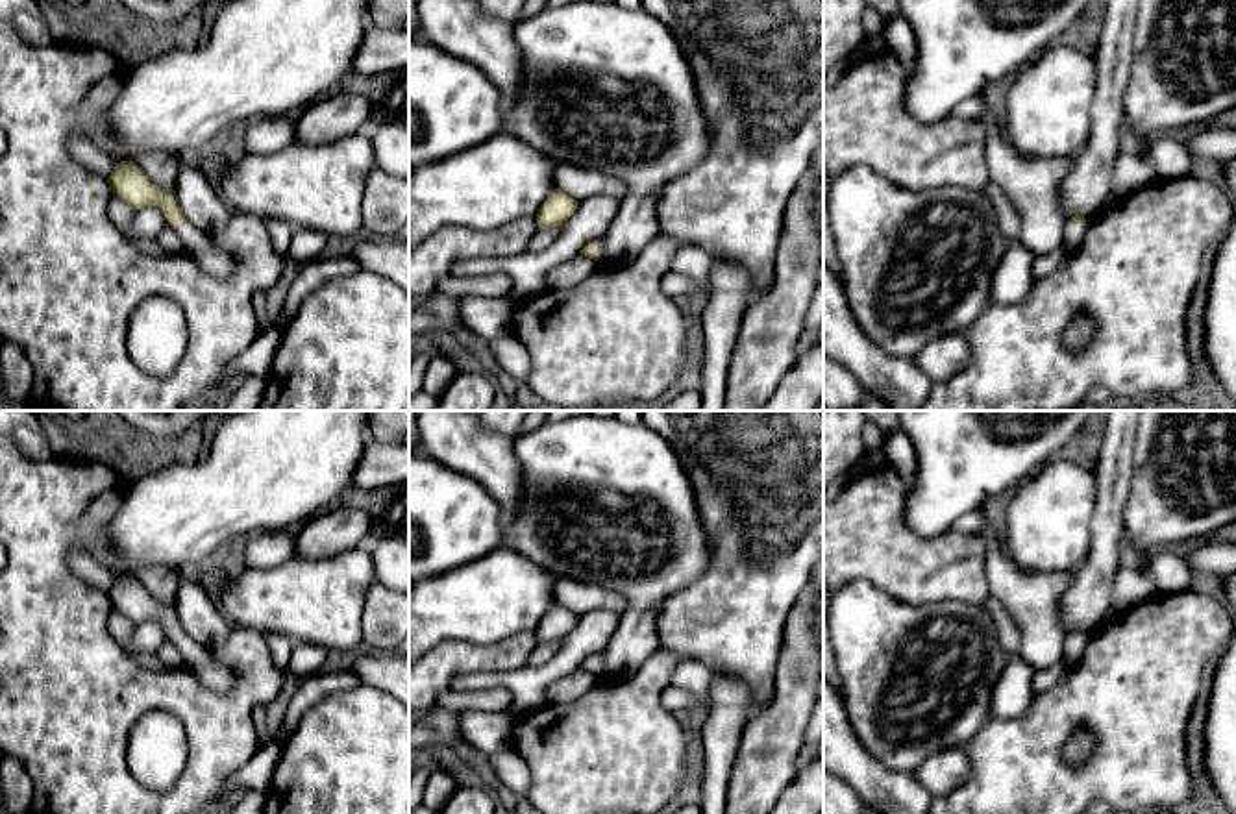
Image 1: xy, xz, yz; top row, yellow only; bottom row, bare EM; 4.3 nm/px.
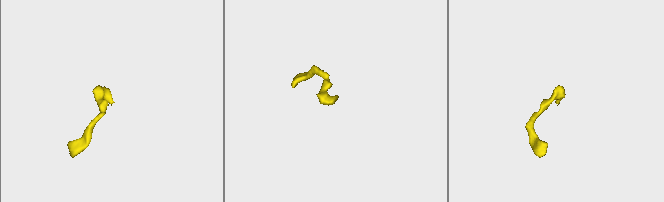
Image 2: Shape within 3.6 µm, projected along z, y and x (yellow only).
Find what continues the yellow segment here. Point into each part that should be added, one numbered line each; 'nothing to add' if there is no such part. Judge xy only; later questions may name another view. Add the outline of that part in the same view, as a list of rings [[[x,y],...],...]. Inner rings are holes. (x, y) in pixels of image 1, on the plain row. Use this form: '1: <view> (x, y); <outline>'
1: xy (198, 659); [[[181,636],[179,640],[172,640],[172,644],[181,653],[183,664],[211,690],[228,692],[233,686],[231,672],[191,636]]]

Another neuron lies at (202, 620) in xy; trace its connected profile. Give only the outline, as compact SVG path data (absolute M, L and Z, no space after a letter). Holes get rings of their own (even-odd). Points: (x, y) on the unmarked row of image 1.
M183 574L176 592L176 610L187 636L209 651L224 648L235 627L216 607L211 590Z

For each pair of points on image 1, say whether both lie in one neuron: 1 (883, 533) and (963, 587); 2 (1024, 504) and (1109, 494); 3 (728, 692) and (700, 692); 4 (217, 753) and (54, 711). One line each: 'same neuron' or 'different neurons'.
1: same neuron
2: different neurons
3: different neurons
4: same neuron

